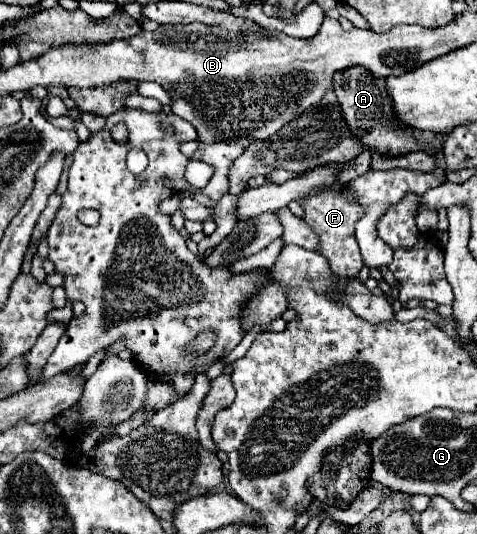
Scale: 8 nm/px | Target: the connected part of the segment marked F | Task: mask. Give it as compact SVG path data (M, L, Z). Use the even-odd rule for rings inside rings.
M335 186L335 188L319 190L317 194L303 198L301 202L303 212L305 212L303 220L319 236L319 252L329 260L333 274L341 278L353 278L363 268L359 244L355 238L355 222L363 218L363 206L359 202L349 202L347 194L349 190L345 186Z

